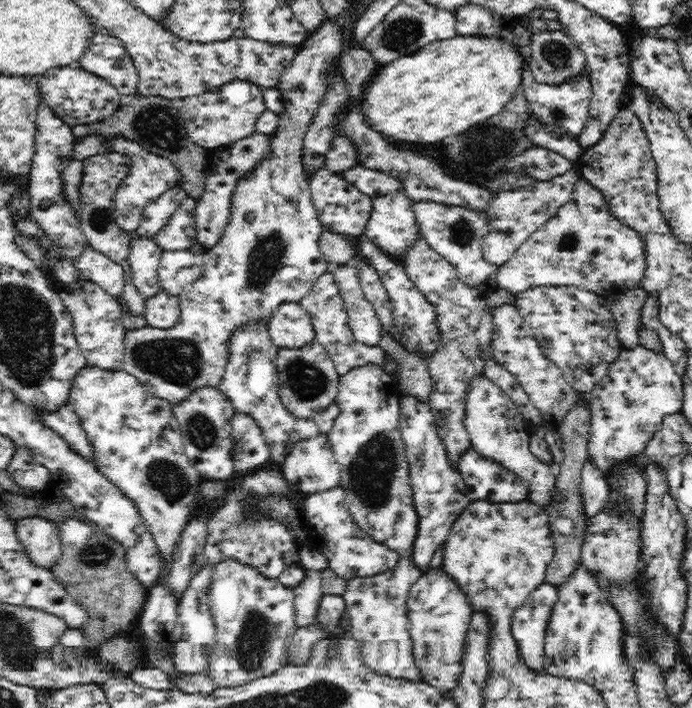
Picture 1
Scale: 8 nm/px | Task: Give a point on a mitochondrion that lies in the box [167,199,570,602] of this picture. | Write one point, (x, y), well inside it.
(372, 473)

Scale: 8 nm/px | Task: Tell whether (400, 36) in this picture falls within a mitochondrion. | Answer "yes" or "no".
yes

